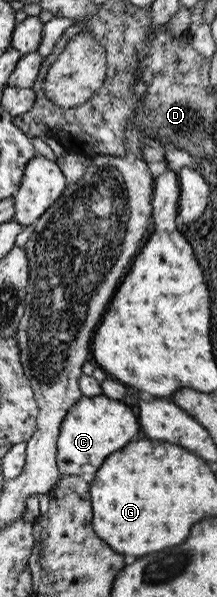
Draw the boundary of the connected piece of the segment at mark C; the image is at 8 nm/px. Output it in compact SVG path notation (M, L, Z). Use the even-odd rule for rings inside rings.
M103 395L91 399L81 397L67 410L60 423L55 456L59 475L93 477L103 459L129 443L135 433L139 433L139 425L129 407Z

